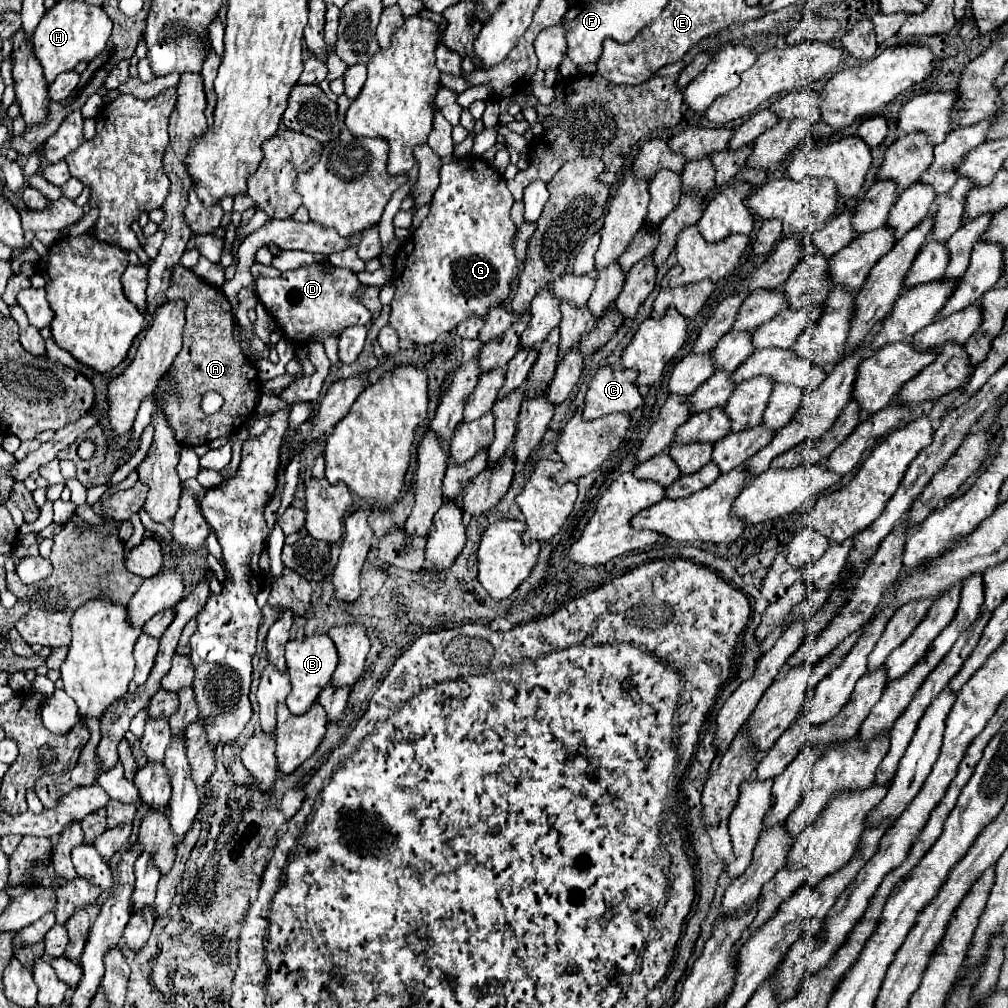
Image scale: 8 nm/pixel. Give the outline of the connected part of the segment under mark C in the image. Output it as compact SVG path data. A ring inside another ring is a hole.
M605 366L601 368L585 394L585 420L601 418L611 412L631 414L643 406L643 396L635 386L635 376L631 370Z

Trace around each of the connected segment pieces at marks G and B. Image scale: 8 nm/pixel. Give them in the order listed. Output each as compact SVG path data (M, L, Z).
M477 158L469 164L453 160L441 166L441 184L433 194L429 216L393 258L395 298L391 302L389 324L397 330L401 340L409 340L413 344L433 344L441 334L455 330L455 326L465 318L483 318L493 306L501 306L507 300L511 282L519 272L513 248L517 226L509 218L513 202L507 180L485 160Z
M321 634L303 640L289 640L285 648L285 658L287 658L287 670L293 686L291 694L287 696L287 708L291 710L291 714L299 716L305 714L305 710L309 710L317 702L319 692L329 684L337 666L337 650L333 640L327 634Z

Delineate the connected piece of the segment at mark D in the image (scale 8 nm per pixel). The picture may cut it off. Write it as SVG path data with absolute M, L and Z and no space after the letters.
M329 262L289 270L277 278L257 278L257 298L293 342L307 342L323 330L337 334L343 328L367 324L371 320L371 312L353 296L357 288L359 280L355 272L337 268Z

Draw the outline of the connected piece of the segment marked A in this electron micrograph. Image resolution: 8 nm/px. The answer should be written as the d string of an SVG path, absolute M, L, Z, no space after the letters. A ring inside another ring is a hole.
M177 264L173 268L171 284L169 284L165 296L169 300L183 298L187 302L187 310L185 310L187 324L185 324L185 330L183 330L183 350L177 354L173 366L169 368L169 372L165 375L173 378L173 390L166 395L162 395L159 391L159 382L155 392L156 395L161 396L164 411L171 418L171 428L175 432L177 442L183 444L183 446L197 446L197 444L209 444L211 440L221 438L221 436L235 434L237 428L241 428L249 420L249 416L253 414L255 404L257 404L257 394L261 394L261 384L259 384L259 376L257 376L255 366L249 362L249 358L243 356L241 348L233 342L233 316L231 316L231 306L229 306L225 294L221 290L209 286L207 282L201 282L193 272L185 270L181 264ZM207 390L215 390L225 398L223 410L213 414L213 416L205 416L201 406L199 406L201 396Z

